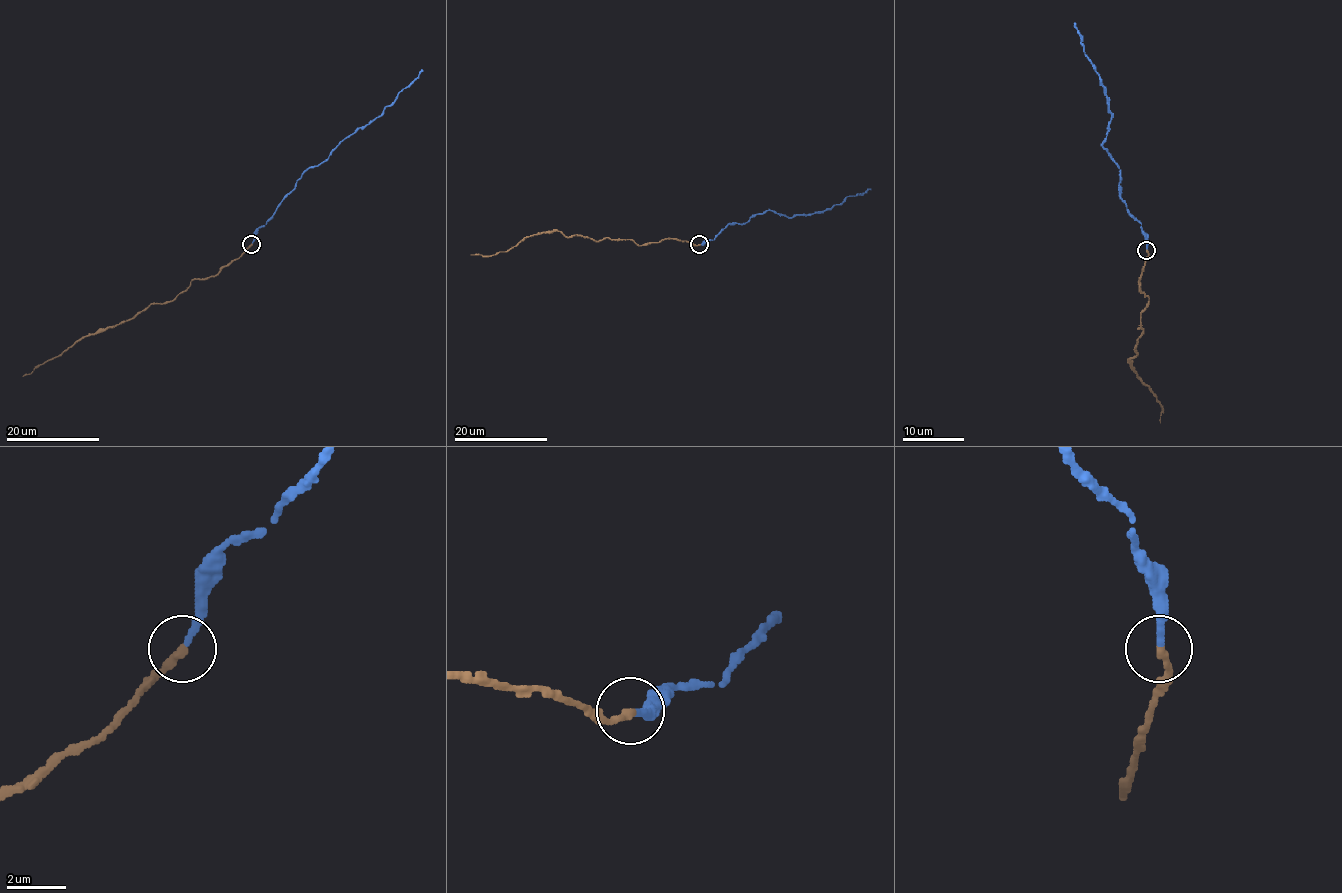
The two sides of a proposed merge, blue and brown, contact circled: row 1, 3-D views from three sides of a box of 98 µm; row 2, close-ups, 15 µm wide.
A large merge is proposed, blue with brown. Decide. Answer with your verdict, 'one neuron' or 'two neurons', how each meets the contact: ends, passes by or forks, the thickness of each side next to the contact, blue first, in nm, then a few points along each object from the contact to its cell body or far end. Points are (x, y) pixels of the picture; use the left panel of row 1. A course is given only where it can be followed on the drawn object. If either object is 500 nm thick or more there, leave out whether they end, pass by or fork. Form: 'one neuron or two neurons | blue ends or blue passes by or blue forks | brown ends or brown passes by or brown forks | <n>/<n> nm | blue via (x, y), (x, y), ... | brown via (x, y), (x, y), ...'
one neuron | blue ends | brown ends | 280/320 nm | blue via (252, 244), (255, 231), (266, 224), (309, 168), (321, 164), (339, 143), (380, 115), (422, 70) | brown via (252, 244), (217, 274), (191, 281), (171, 301), (149, 305), (131, 318), (77, 340), (58, 356), (23, 375)

